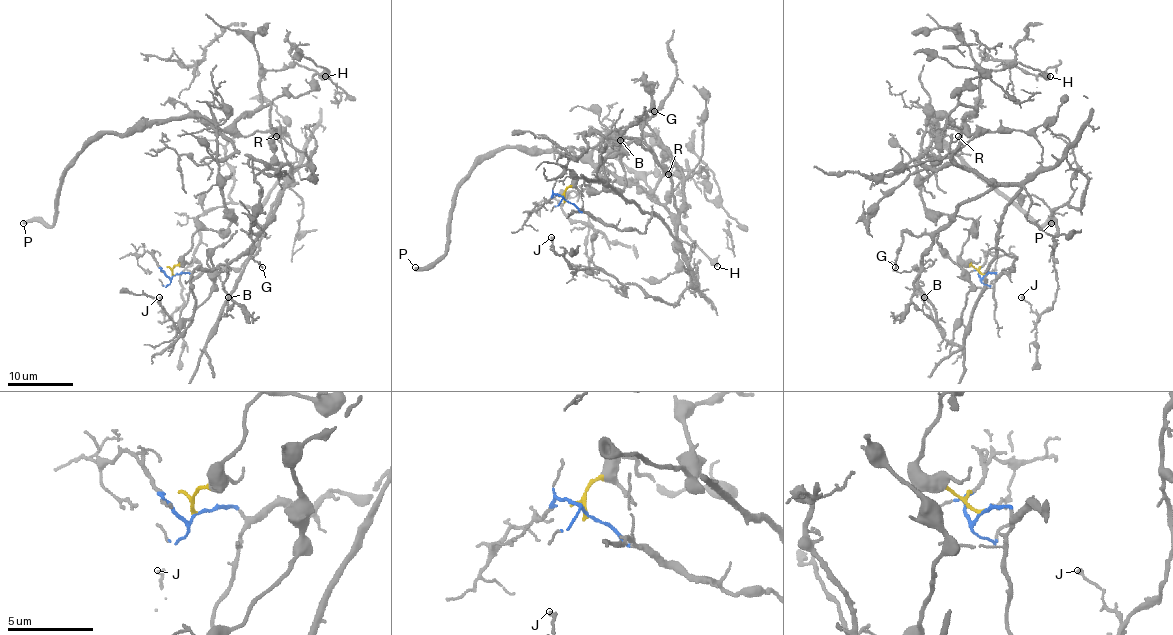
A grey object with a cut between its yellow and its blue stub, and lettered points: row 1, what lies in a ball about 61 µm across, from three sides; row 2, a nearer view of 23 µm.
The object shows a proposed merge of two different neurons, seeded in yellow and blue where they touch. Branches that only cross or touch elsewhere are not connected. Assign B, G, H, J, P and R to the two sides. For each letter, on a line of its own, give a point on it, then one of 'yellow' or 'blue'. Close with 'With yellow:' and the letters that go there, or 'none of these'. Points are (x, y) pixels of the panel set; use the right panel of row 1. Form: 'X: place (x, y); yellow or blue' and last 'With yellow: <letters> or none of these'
B: place (924, 297); blue
G: place (895, 267); blue
H: place (1050, 76); yellow
J: place (1021, 297); blue
P: place (1051, 223); yellow
R: place (958, 136); blue
With yellow: H, P

